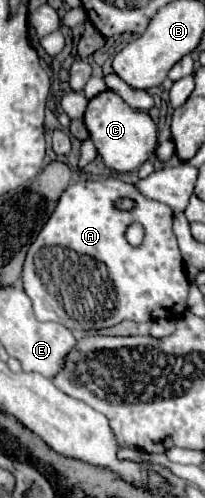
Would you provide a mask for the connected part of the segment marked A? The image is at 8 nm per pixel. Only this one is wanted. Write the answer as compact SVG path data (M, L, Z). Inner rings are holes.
M117 178L71 184L59 198L55 212L51 214L43 230L37 234L25 258L23 288L33 300L37 318L65 324L69 330L101 330L115 326L123 320L149 322L165 316L181 316L187 308L189 280L171 226L171 208L157 200L145 198L133 184L121 182ZM121 196L131 196L137 202L137 208L133 212L121 212L113 208L113 202ZM133 222L145 228L143 244L137 248L131 248L125 238L125 232Z

